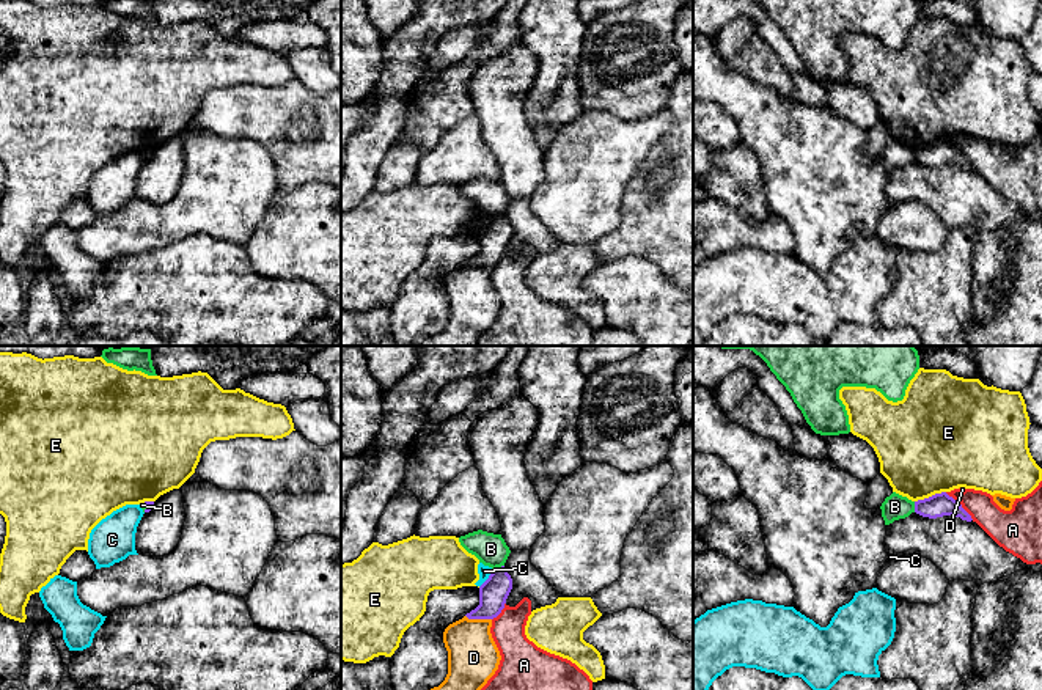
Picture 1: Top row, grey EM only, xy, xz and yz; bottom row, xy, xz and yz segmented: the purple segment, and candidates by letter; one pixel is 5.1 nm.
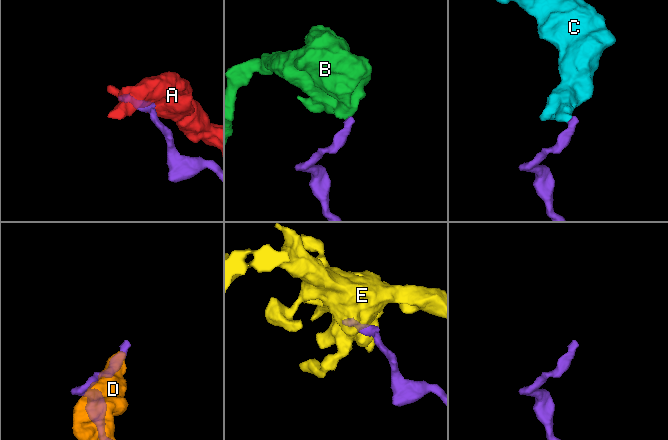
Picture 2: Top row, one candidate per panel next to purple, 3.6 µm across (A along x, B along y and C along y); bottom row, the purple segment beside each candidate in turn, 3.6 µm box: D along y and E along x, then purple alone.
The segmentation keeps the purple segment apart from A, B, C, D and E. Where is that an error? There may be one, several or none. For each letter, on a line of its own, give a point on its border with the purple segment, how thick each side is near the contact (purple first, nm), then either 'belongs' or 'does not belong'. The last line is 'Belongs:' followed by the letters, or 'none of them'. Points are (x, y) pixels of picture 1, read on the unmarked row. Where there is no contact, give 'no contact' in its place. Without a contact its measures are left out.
A: contact yz (961, 153); calibres 120 and 170 nm; does not belong
B: contact xz (498, 216); calibres 150 and 160 nm; does not belong
C: contact xz (487, 227); calibres 150 and 60 nm; does not belong
D: contact xz (478, 266); calibres 150 and 260 nm; does not belong
E: contact yz (929, 145); calibres 120 and 480 nm; does not belong
Belongs: none of them

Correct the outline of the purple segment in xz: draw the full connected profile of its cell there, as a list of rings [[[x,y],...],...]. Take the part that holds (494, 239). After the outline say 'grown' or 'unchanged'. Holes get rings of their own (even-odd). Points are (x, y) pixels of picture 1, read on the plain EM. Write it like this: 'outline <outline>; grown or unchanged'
outline [[[504,214],[492,218],[489,226],[479,234],[479,253],[467,261],[468,267],[493,267],[504,256],[512,237],[512,226]]]; unchanged

